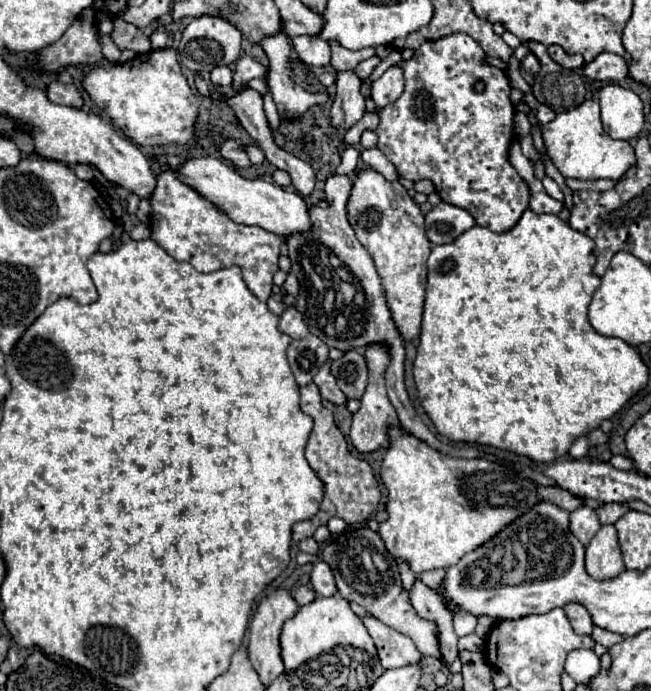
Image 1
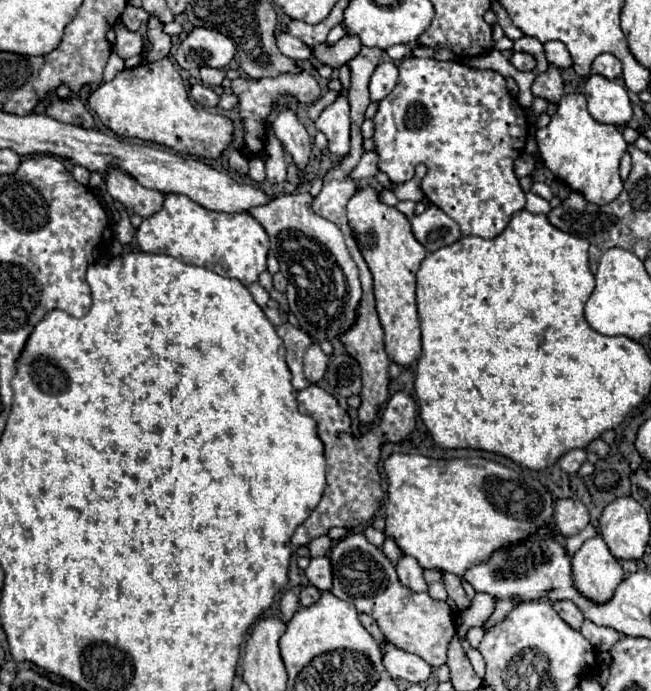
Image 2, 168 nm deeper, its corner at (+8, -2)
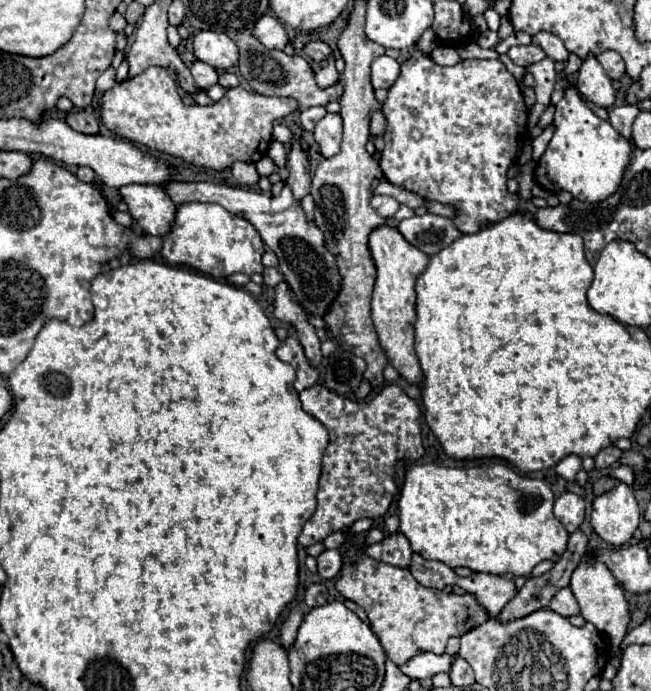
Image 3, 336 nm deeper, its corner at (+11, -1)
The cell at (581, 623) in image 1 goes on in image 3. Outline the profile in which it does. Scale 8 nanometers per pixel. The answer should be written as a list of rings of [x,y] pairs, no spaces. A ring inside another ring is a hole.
[[[564,587],[560,589],[552,601],[550,601],[550,609],[560,613],[562,617],[574,617],[574,615],[580,615],[580,609],[578,609],[578,603],[570,591],[570,587]]]

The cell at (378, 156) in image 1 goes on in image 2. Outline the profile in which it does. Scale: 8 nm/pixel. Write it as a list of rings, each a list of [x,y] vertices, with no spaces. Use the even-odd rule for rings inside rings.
[[[339,96],[327,106],[315,122],[315,128],[329,140],[329,152],[345,156],[349,152],[349,102],[347,96]]]

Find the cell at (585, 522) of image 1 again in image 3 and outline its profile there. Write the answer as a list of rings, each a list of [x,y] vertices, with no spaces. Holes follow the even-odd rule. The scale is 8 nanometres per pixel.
[[[562,493],[554,503],[554,515],[568,533],[574,533],[584,521],[584,501],[574,493]]]

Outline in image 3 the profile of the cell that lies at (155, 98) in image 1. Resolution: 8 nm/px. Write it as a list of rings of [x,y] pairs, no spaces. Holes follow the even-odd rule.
[[[148,67],[144,73],[136,75],[134,79],[126,79],[122,83],[116,83],[112,89],[108,89],[102,95],[100,105],[100,117],[102,123],[116,133],[122,139],[128,139],[132,143],[146,145],[154,151],[186,159],[198,167],[210,167],[216,171],[222,171],[230,167],[234,161],[260,161],[270,145],[272,139],[272,123],[276,119],[282,119],[298,109],[298,101],[290,97],[266,97],[258,95],[254,91],[246,91],[244,87],[232,87],[226,91],[222,101],[202,107],[202,105],[186,105],[180,99],[176,81],[164,67]]]

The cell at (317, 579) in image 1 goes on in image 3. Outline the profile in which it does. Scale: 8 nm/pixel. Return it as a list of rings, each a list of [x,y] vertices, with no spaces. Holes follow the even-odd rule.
[[[326,549],[316,557],[318,561],[318,575],[322,579],[334,579],[342,567],[342,553],[338,549]]]

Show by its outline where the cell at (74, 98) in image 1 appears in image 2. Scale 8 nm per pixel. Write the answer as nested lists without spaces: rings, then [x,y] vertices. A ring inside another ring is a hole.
[[[71,96],[67,100],[57,100],[57,102],[51,102],[47,106],[47,114],[59,122],[67,122],[67,124],[77,124],[77,126],[83,126],[83,128],[95,128],[95,122],[93,122],[93,116],[89,114],[89,110],[85,108],[85,104]]]

